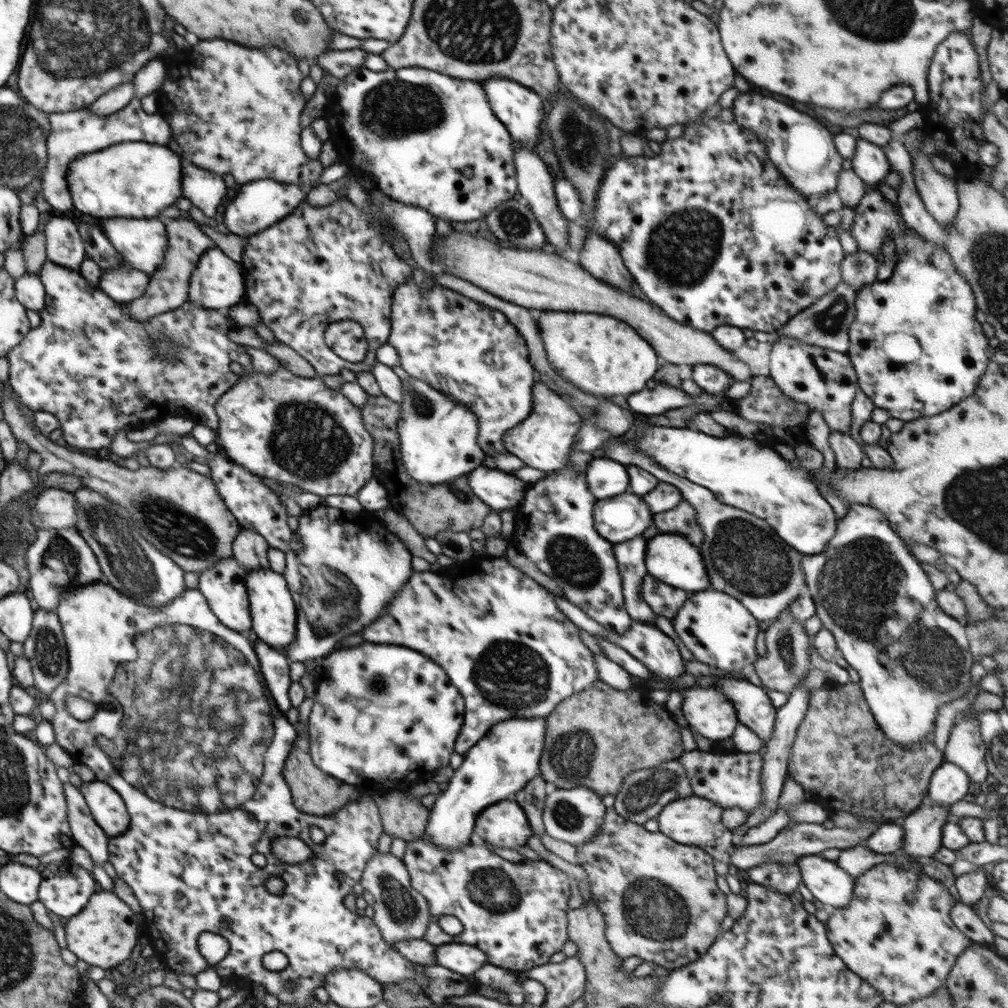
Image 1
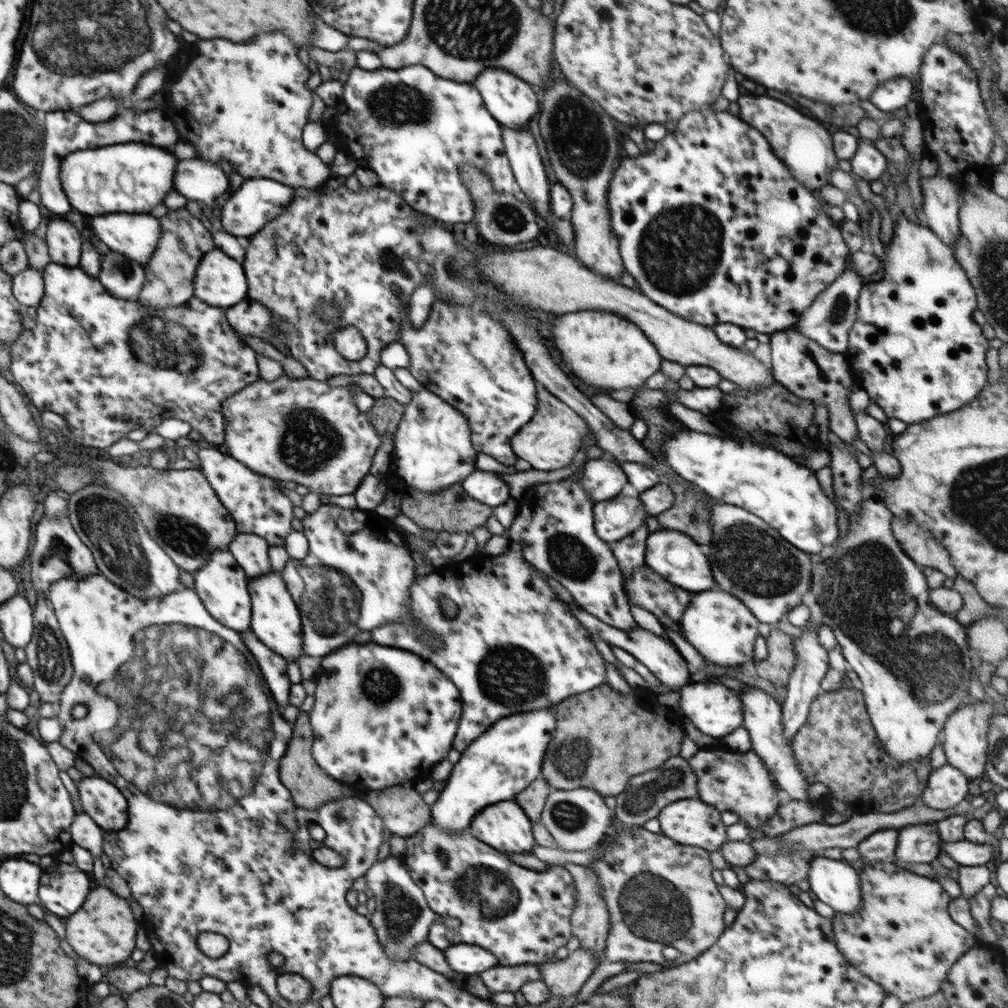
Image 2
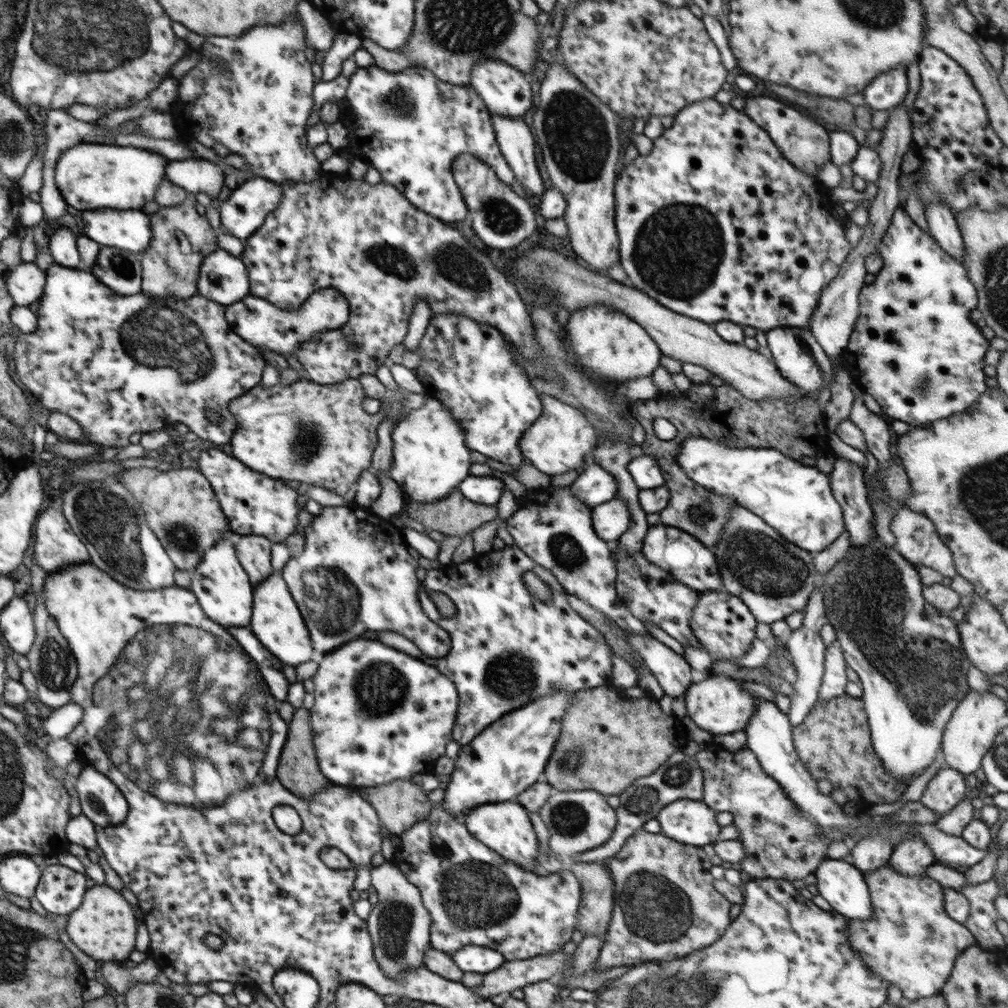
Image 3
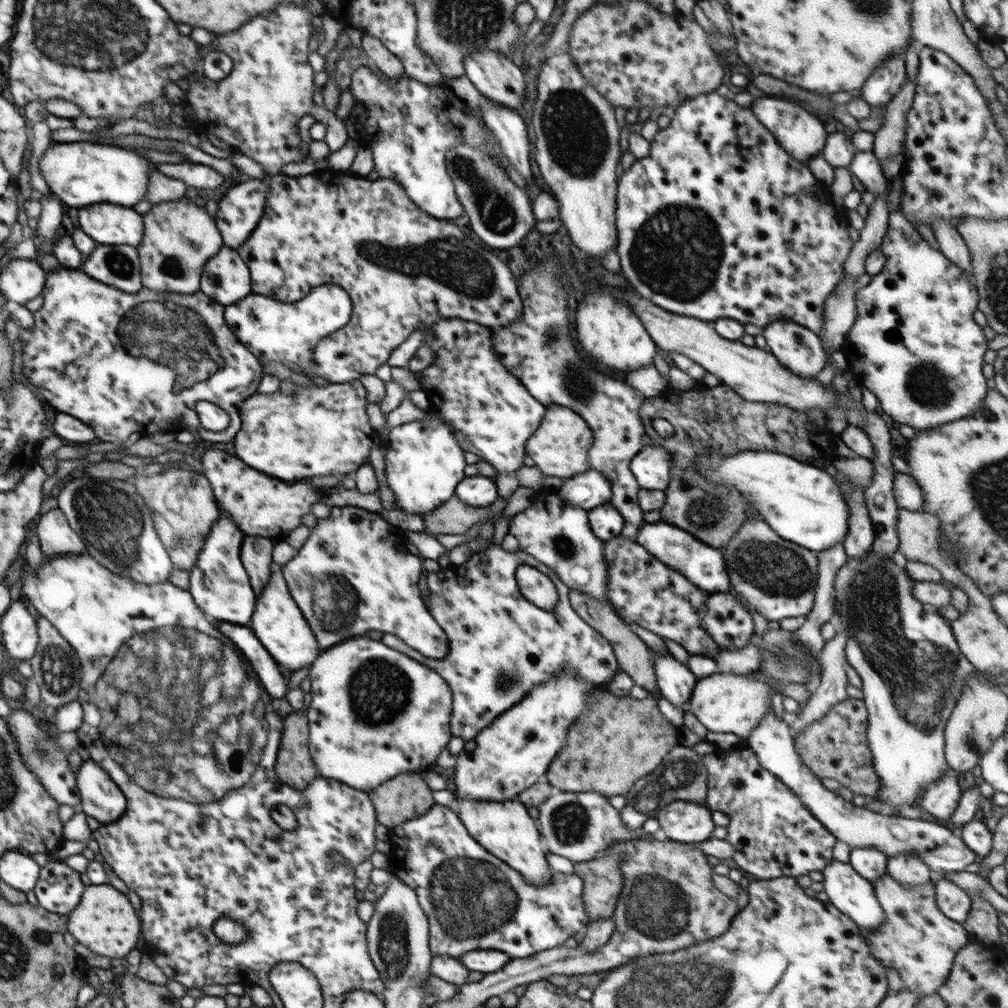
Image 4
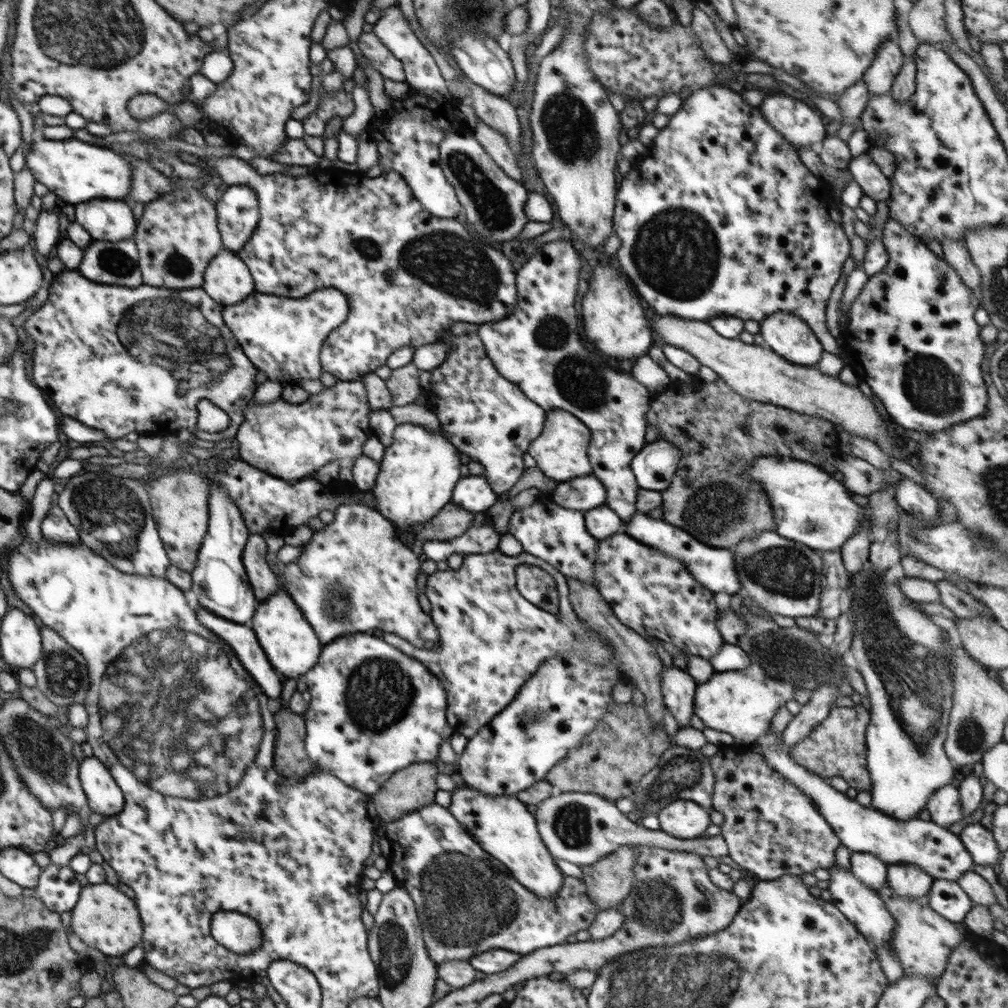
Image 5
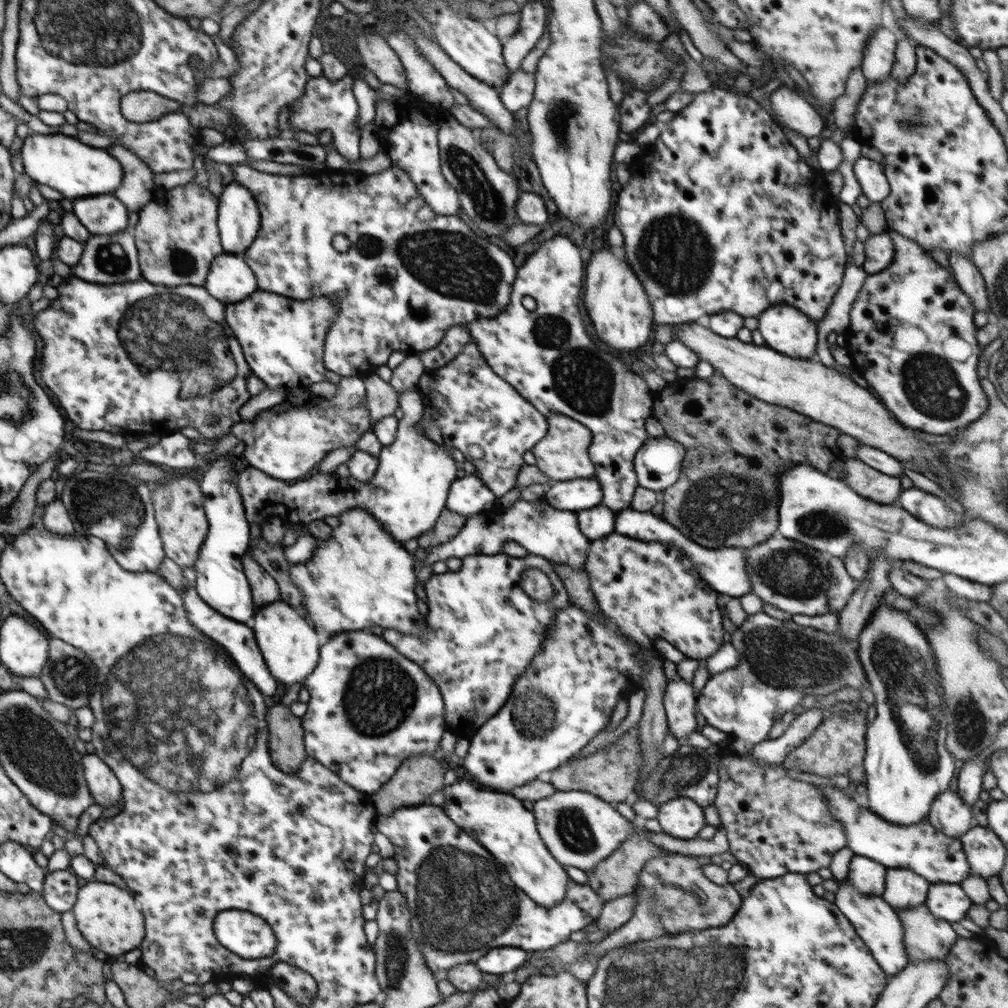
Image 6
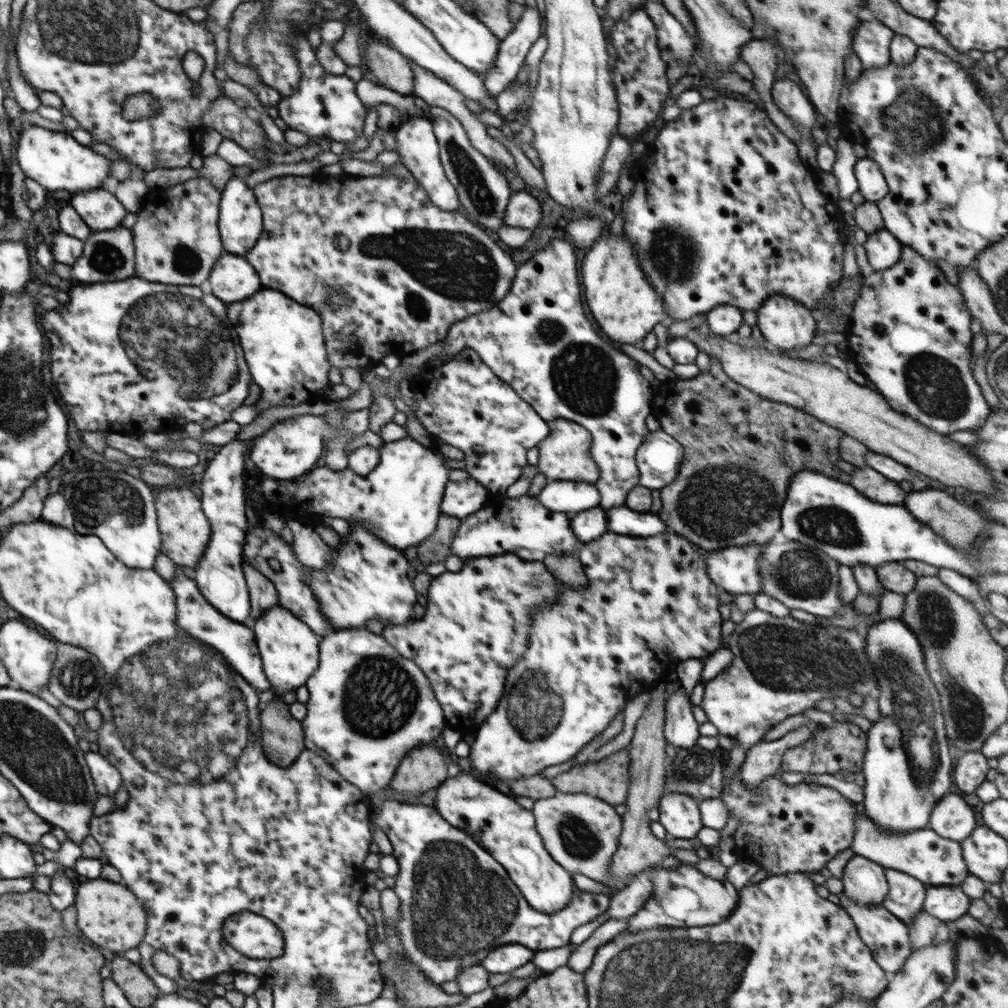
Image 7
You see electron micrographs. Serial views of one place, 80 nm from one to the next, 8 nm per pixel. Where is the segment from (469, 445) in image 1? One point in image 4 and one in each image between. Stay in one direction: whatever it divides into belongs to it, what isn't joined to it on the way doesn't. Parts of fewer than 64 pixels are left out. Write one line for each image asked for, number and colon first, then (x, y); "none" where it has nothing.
2: (433, 449)
3: (430, 458)
4: (424, 462)

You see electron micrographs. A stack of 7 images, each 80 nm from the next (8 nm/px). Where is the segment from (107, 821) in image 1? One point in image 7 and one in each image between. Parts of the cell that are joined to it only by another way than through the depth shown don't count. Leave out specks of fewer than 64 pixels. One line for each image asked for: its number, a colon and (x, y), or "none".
2: (101, 800)
3: (102, 802)
4: (101, 798)
5: (104, 797)
6: (104, 786)
7: (107, 780)

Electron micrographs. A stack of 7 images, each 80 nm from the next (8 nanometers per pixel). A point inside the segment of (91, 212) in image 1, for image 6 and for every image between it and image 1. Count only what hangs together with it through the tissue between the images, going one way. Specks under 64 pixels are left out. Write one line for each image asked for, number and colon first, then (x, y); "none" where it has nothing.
2: (133, 178)
3: (90, 176)
4: (80, 173)
5: (77, 171)
6: (77, 170)

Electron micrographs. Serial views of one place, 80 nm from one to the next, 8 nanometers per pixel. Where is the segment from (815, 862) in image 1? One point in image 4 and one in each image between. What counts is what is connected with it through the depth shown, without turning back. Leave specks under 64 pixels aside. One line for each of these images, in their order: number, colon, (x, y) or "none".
2: (834, 883)
3: (841, 884)
4: (847, 891)

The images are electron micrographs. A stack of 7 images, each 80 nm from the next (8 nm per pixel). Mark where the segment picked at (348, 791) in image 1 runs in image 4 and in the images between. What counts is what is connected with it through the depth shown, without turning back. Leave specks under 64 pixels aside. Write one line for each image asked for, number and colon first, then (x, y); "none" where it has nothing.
2: (310, 787)
3: (298, 770)
4: (294, 766)

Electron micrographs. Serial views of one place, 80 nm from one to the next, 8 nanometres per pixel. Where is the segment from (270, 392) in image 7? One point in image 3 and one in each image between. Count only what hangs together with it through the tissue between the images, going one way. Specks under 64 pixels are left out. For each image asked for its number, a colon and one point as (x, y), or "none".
3: (263, 325)
4: (283, 332)
5: (283, 337)
6: (282, 339)

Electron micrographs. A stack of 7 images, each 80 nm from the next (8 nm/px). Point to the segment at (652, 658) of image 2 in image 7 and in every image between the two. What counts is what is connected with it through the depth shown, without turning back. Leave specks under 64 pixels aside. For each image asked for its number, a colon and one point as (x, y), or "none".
3: (674, 674)
4: (675, 681)
5: (678, 687)
6: (679, 699)
7: (681, 730)

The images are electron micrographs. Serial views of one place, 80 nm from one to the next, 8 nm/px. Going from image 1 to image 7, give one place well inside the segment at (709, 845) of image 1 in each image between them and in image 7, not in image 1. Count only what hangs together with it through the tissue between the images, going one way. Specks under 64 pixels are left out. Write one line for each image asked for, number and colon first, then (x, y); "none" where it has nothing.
2: (692, 822)
3: (690, 822)
4: (683, 821)
5: (683, 819)
6: (682, 818)
7: (679, 815)

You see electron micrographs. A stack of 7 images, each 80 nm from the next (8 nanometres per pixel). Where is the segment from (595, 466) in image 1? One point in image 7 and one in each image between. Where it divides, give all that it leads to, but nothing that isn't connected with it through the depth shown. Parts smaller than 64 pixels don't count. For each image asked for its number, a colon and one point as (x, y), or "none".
2: (602, 479)
3: (594, 486)
4: (589, 490)
5: (583, 494)
6: (579, 494)
7: (566, 496)

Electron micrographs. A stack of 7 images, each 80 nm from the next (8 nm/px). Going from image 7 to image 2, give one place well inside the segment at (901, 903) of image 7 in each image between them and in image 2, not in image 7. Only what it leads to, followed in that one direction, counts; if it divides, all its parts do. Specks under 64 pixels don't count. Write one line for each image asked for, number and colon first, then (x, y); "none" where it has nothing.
2: (918, 843)
3: (911, 858)
4: (908, 870)
5: (908, 881)
6: (904, 888)

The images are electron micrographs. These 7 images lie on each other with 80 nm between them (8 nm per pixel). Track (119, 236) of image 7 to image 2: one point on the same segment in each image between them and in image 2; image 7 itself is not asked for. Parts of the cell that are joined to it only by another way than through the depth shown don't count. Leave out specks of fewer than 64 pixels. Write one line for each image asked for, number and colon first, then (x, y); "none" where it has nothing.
2: (123, 277)
3: (120, 270)
4: (119, 266)
5: (116, 262)
6: (110, 258)

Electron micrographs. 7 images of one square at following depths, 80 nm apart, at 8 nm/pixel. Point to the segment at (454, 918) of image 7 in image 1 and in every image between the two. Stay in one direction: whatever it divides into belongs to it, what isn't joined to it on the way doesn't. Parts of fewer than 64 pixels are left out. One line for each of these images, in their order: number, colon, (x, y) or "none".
1: (516, 912)
2: (522, 916)
3: (474, 896)
4: (473, 900)
5: (461, 893)
6: (439, 875)

